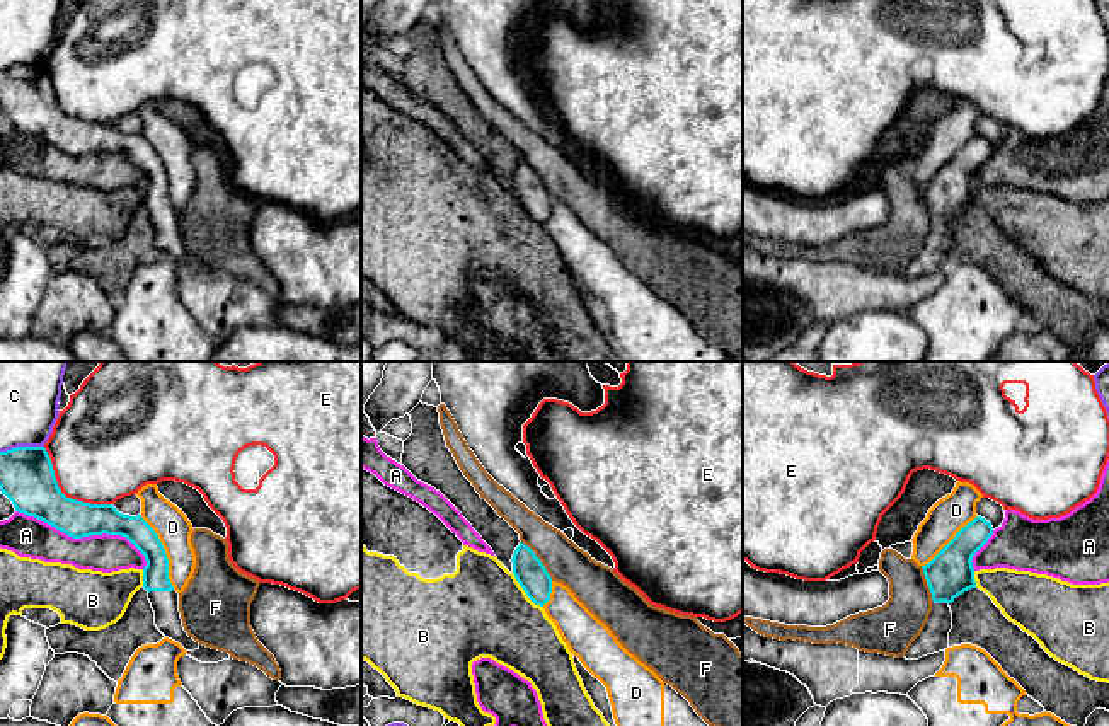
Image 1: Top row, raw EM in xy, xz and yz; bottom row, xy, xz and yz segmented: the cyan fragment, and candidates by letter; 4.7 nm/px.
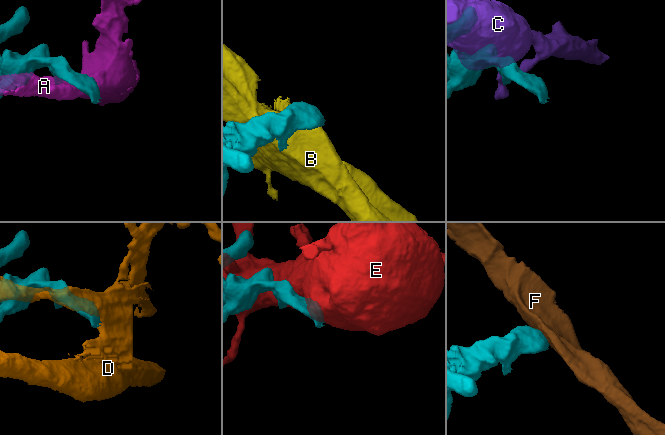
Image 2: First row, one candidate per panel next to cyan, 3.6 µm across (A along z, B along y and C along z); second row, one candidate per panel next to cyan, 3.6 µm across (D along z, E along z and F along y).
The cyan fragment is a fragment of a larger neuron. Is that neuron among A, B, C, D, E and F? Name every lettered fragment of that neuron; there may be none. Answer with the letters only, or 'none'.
none

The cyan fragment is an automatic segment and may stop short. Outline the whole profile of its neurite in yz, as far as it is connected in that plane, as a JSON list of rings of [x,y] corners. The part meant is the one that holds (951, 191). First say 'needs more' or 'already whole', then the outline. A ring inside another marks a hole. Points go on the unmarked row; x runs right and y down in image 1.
needs more; [[[976,135],[928,182],[922,184],[934,222],[923,249],[905,273],[906,278],[918,278],[949,266],[952,247],[949,223],[964,210],[976,206],[971,179],[991,153],[991,141]]]

